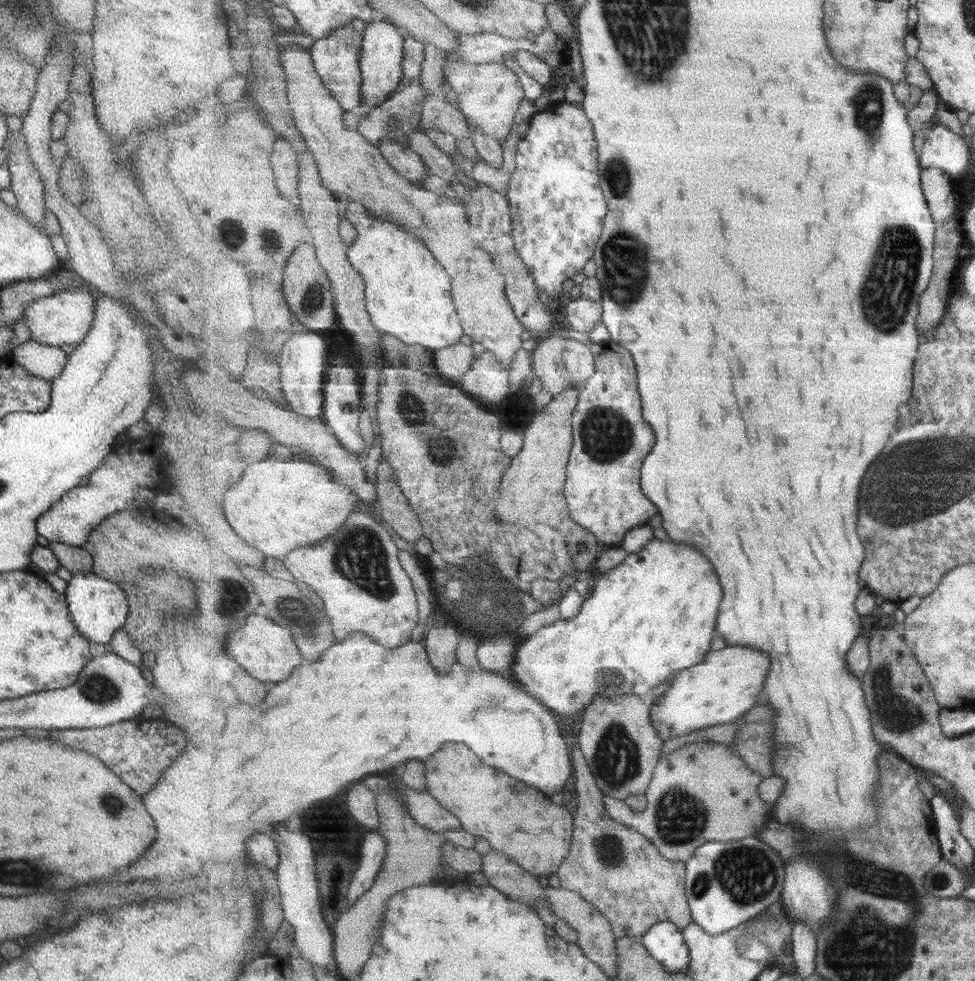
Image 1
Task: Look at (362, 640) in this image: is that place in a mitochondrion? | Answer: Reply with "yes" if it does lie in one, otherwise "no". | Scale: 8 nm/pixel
no

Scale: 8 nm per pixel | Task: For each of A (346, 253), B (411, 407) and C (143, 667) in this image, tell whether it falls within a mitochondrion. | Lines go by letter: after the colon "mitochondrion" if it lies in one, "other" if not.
A: other
B: mitochondrion
C: other

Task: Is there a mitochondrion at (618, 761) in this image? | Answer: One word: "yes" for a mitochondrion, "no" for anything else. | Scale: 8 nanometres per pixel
yes

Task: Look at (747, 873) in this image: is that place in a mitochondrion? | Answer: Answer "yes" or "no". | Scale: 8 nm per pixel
yes

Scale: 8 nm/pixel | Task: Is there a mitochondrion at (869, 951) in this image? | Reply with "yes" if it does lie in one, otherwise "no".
yes

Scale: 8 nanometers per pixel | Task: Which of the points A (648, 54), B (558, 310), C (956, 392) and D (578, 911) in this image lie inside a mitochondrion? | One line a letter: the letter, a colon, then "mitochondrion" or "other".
A: mitochondrion
B: other
C: other
D: other

